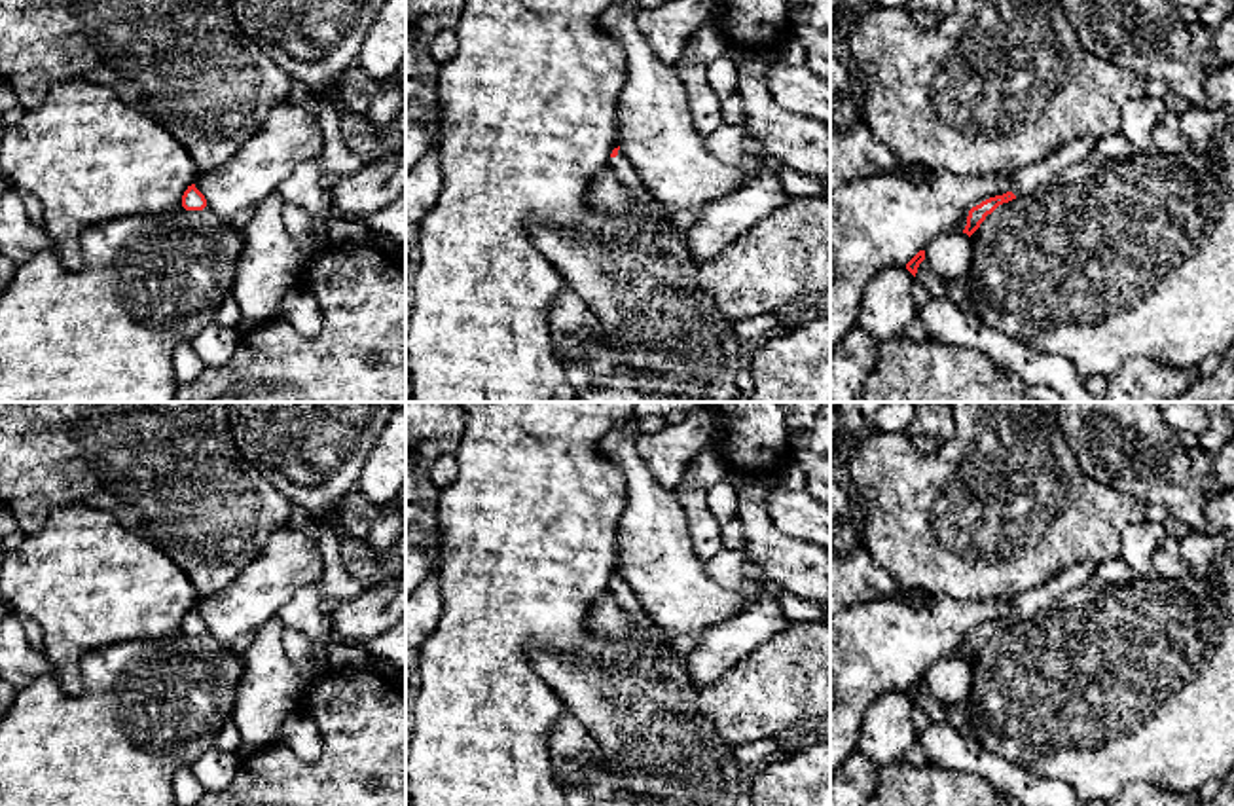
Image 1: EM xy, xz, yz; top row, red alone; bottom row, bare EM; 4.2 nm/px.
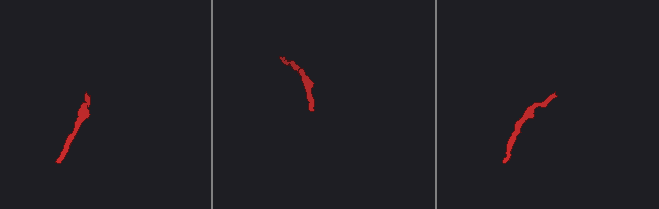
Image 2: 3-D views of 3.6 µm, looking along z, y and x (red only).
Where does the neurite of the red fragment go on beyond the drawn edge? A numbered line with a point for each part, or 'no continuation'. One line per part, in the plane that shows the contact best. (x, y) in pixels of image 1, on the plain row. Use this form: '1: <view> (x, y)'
1: xz (620, 590)

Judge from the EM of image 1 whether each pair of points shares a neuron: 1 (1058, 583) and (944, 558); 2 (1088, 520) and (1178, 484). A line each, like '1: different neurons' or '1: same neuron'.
1: different neurons
2: different neurons

